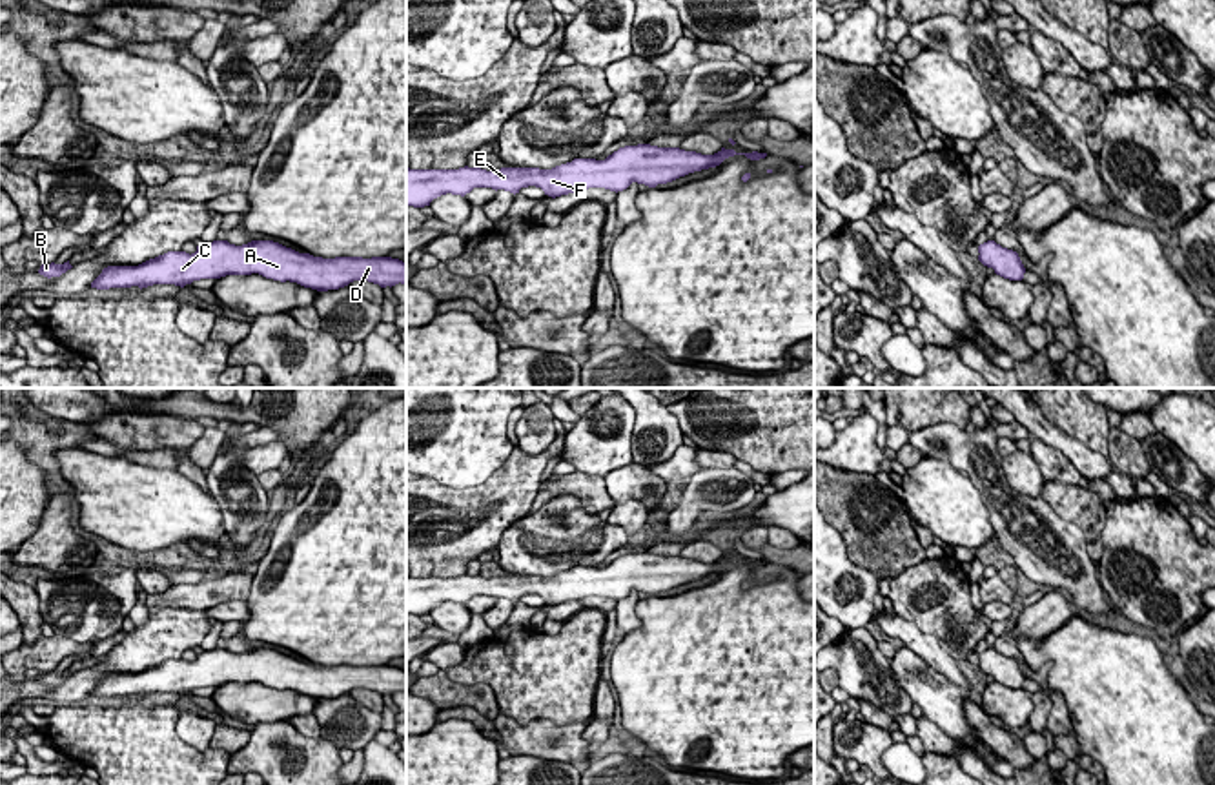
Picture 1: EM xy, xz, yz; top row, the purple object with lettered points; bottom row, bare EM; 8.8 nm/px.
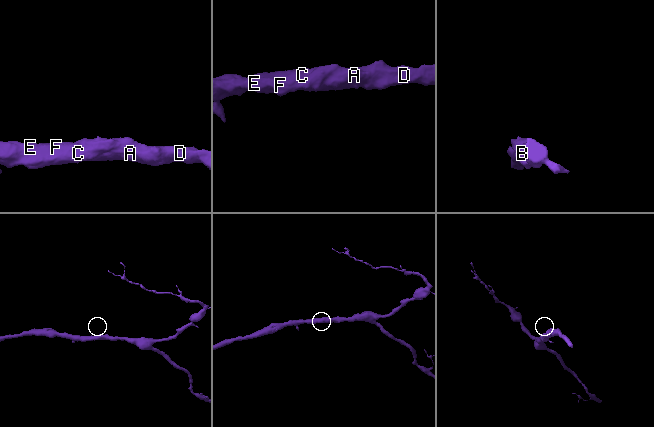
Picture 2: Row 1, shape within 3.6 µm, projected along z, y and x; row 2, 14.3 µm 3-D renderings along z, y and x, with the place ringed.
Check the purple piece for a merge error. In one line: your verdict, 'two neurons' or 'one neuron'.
one neuron

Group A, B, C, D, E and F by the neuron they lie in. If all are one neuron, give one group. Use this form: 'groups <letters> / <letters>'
groups A B C D E F

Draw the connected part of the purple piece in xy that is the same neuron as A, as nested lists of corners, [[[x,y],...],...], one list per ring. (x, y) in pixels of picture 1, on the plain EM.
[[[213,648],[197,654],[195,661],[168,659],[138,674],[107,674],[91,696],[148,696],[175,692],[184,696],[200,687],[259,681],[281,690],[297,690],[317,699],[339,698],[353,688],[368,688],[381,696],[406,692],[406,670],[392,665],[322,667],[299,661],[273,648],[251,648],[242,654]]]

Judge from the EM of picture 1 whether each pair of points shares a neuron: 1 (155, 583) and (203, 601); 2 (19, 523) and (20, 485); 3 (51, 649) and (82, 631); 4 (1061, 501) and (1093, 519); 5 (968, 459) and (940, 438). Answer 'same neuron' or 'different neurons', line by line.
1: different neurons
2: same neuron
3: different neurons
4: same neuron
5: same neuron

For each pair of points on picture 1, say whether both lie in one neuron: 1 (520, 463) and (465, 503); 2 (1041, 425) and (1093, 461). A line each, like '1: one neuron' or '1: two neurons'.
1: one neuron
2: one neuron

